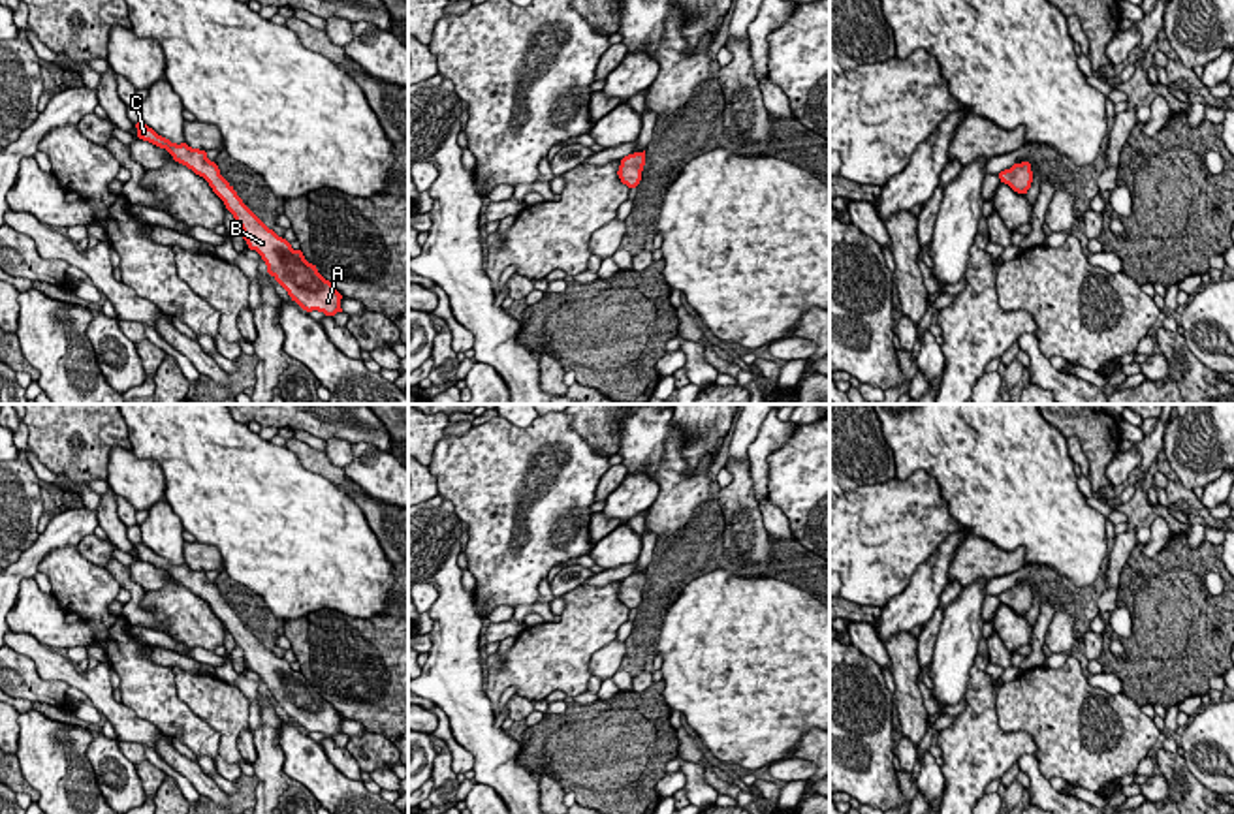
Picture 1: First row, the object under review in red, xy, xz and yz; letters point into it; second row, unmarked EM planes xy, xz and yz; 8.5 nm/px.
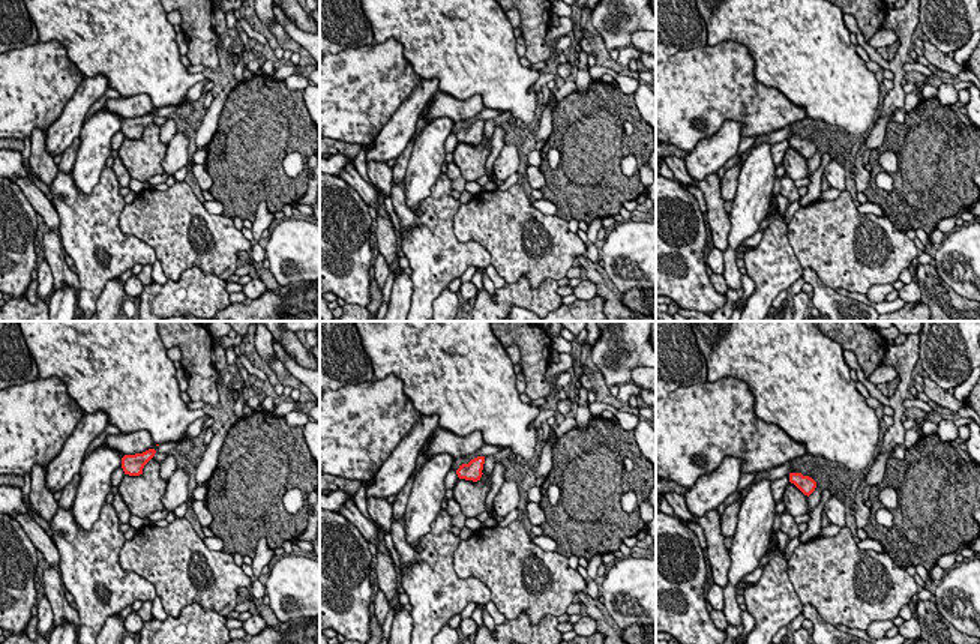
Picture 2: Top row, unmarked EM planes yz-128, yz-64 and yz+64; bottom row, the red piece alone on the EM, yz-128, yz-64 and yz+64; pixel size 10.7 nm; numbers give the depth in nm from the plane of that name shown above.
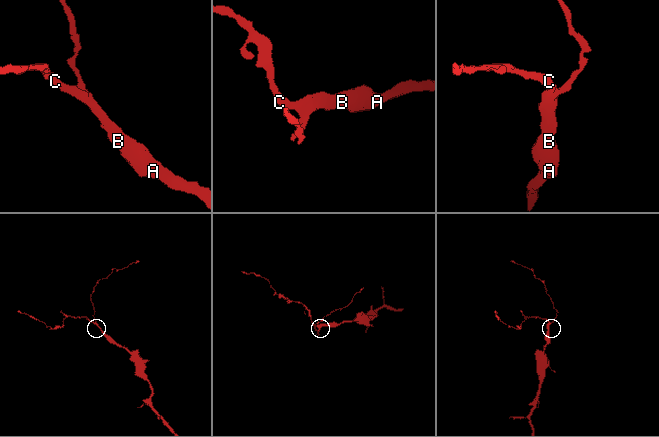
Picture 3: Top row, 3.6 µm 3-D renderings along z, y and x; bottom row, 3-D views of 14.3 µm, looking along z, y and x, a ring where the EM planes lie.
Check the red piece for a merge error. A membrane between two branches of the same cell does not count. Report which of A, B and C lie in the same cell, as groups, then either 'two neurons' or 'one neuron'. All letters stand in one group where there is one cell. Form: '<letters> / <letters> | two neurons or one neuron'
A B C | one neuron

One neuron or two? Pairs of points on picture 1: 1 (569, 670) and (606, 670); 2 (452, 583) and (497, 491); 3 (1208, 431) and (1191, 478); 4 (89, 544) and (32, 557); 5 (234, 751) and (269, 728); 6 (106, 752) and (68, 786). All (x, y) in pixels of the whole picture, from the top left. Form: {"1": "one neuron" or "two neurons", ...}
{"1": "two neurons", "2": "two neurons", "3": "one neuron", "4": "two neurons", "5": "two neurons", "6": "two neurons"}

